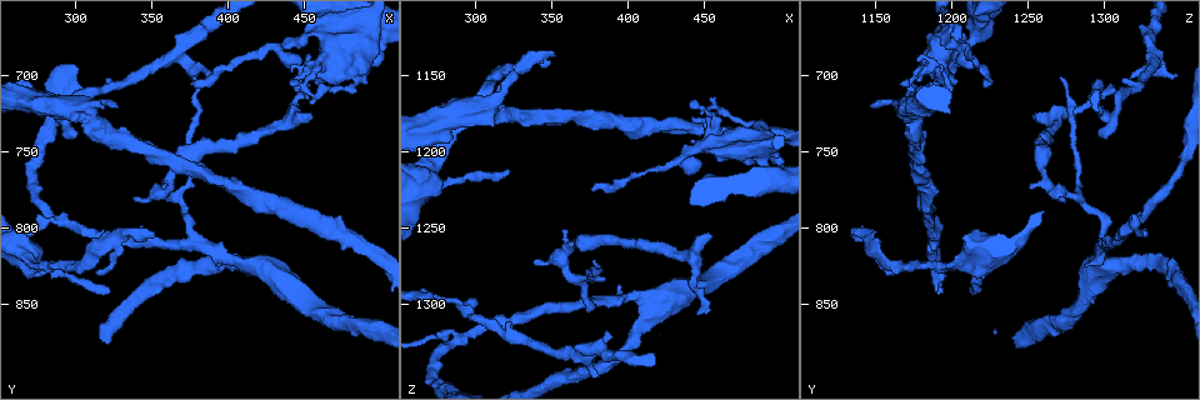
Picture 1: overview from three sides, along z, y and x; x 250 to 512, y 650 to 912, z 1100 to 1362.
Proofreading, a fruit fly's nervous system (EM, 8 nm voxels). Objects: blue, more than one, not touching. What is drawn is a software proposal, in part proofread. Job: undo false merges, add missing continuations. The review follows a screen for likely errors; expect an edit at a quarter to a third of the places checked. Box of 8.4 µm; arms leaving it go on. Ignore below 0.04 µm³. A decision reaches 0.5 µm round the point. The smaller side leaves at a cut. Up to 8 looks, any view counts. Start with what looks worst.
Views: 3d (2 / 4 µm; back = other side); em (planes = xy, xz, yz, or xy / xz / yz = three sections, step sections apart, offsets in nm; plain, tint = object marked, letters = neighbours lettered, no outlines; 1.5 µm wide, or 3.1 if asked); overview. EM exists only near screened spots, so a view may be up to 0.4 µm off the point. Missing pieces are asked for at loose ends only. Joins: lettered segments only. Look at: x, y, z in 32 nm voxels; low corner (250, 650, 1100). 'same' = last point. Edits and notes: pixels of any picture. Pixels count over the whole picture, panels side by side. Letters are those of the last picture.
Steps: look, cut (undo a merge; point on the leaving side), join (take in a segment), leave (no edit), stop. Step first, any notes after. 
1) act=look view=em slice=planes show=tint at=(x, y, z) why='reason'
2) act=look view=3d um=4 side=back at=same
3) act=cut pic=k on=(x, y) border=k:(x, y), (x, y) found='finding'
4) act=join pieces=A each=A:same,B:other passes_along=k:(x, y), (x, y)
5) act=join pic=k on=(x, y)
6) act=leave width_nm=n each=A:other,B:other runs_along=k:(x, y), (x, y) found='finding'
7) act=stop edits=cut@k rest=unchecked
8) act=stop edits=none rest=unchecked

act=look view=em slice=xz step=4 show=tint at=(328, 722, 1152) why='branch stops here'

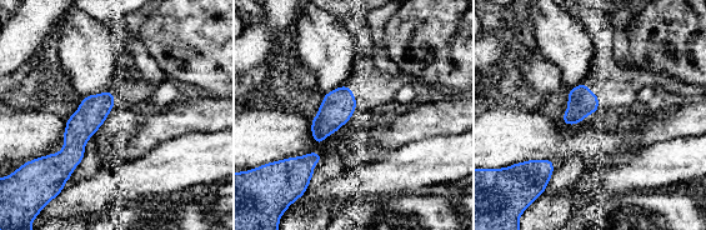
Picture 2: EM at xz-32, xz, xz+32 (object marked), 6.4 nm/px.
act=look view=em slice=planes show=letters at=same

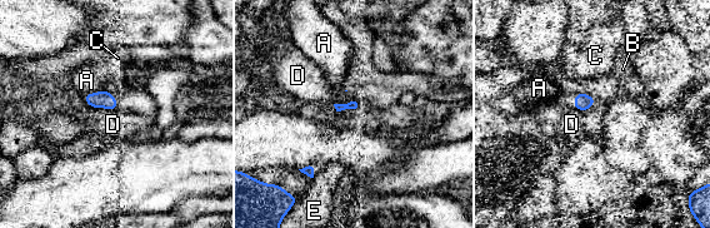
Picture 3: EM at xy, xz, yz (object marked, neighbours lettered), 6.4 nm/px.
act=leave each=A:other,B:other,C:other,D:other,E:other border=3:(90, 107), (118, 110) found='no lettered segment goes on from it'

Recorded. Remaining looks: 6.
act=look view=3d um=4 at=(456, 726, 1254) why='an open end'

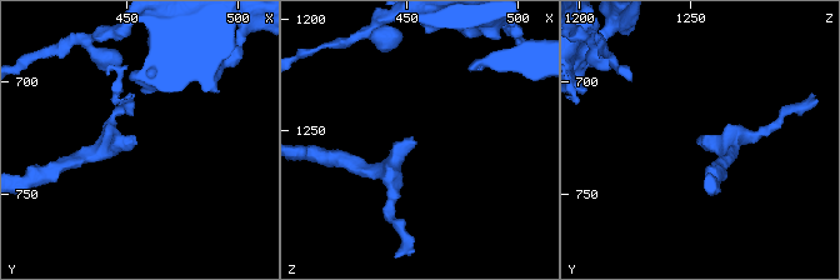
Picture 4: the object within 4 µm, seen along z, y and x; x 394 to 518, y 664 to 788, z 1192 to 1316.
act=look view=em slice=planes show=letters at=(455, 725, 1255) why='need the tissue'

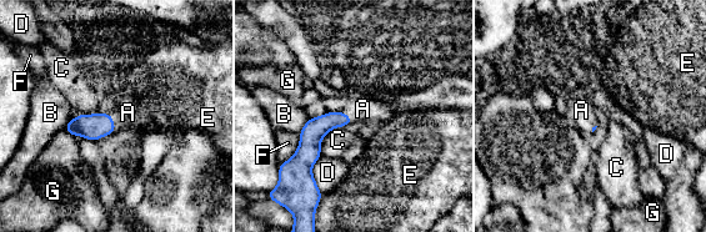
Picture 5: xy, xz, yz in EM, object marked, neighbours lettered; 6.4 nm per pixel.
act=join pieces=A each=A:same,B:other,C:other,D:other,E:other,F:other,G:other passes_along=5:(315, 129), (348, 116), (362, 109) found='it goes on there'

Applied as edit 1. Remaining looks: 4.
act=look view=3d um=2 at=(296, 726, 1306) why='abrupt turn'

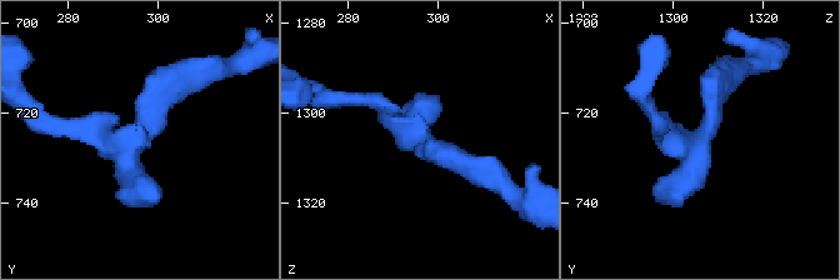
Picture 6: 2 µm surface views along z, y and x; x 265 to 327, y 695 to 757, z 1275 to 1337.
act=look view=em slice=planes show=letters at=(294, 727, 1304)

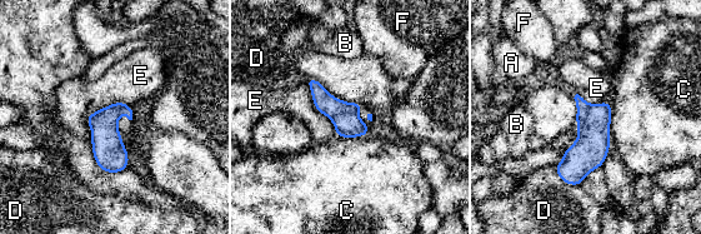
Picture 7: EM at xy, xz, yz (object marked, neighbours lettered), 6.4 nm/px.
act=cut pic=7 on=(589, 152) width_nm=170 each=A:other,B:other,C:other,D:other,E:other,F:other border=7:(590, 105), (586, 120), (577, 128) found='a second cell is stuck on'

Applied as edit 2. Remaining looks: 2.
act=stop edits=join@5,cut@7 rest=unchecked

